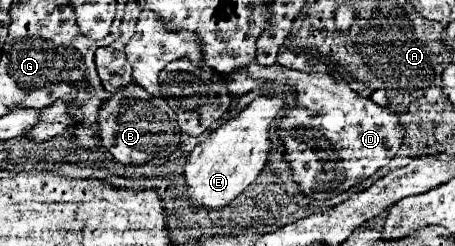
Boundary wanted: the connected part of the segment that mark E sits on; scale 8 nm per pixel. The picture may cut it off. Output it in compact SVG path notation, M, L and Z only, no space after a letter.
M284 95L256 97L238 117L226 121L220 129L212 131L210 137L196 145L184 165L186 197L190 207L222 209L230 205L264 169L270 147L270 125L276 115L284 109Z

